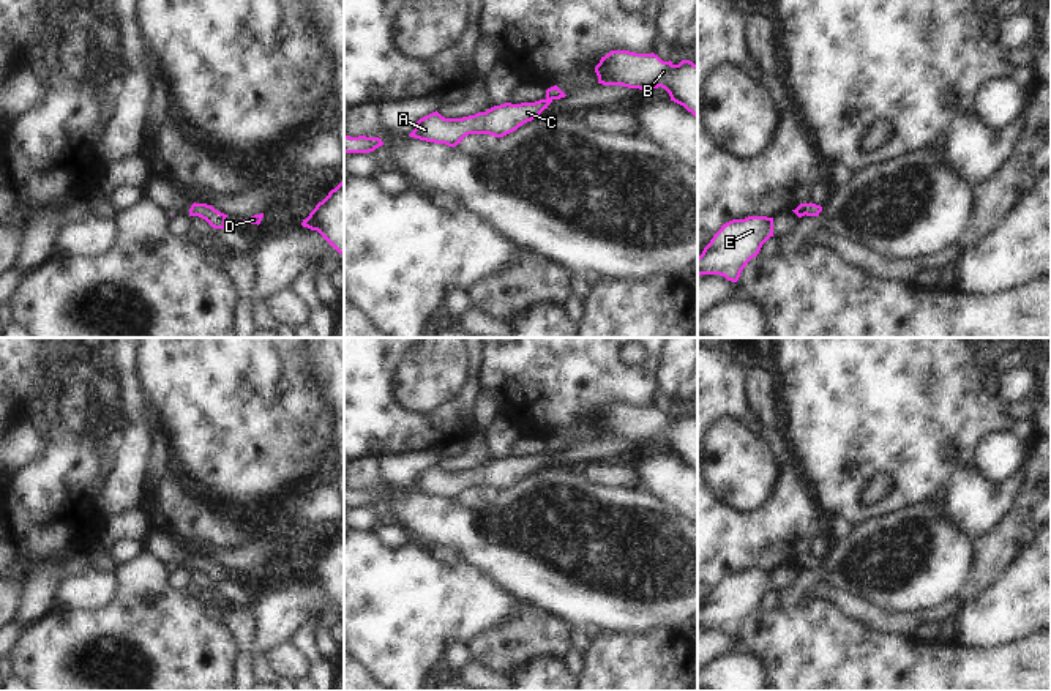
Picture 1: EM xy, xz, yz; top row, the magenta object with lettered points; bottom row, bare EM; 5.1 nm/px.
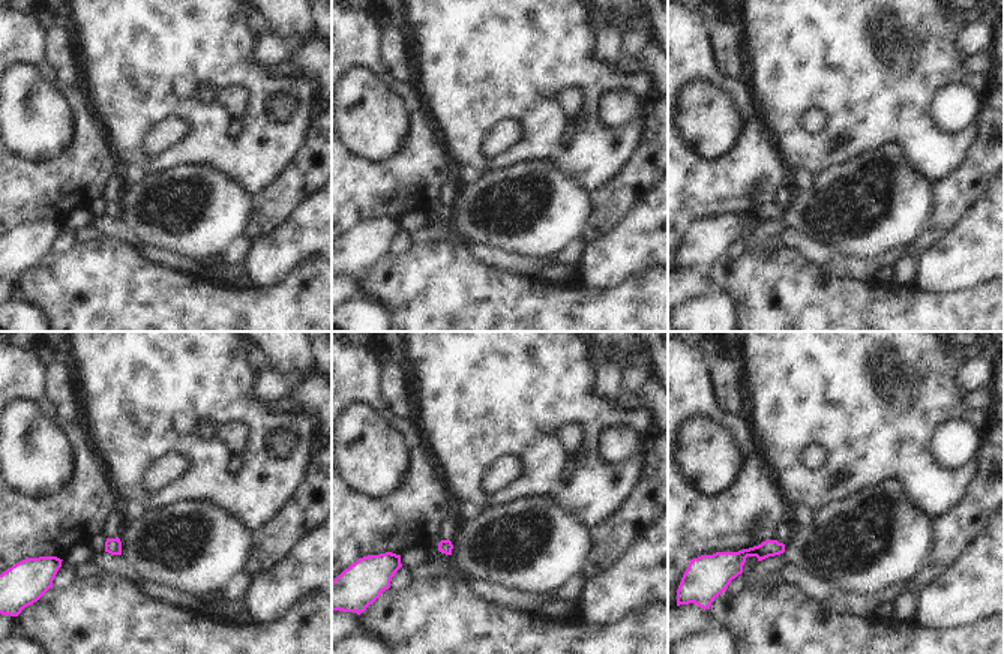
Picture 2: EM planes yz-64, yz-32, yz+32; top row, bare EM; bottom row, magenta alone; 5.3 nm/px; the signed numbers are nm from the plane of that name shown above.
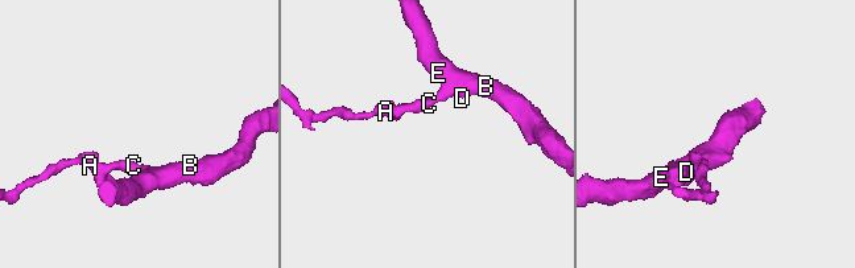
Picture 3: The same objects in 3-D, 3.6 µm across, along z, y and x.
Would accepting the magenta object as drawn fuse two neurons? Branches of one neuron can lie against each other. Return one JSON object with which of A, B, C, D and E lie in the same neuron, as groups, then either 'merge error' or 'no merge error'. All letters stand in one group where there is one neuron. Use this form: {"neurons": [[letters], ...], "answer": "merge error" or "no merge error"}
{"neurons": [["A", "B", "C", "D", "E"]], "answer": "no merge error"}

